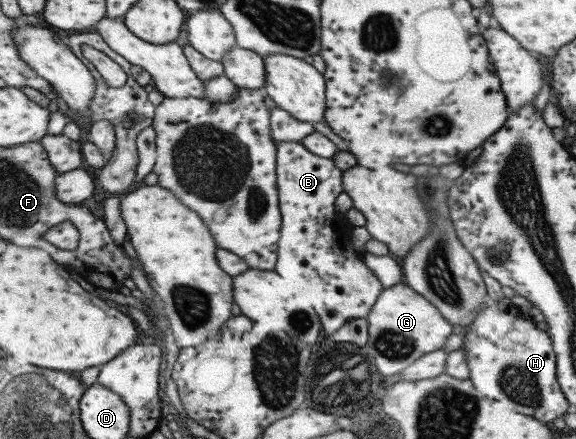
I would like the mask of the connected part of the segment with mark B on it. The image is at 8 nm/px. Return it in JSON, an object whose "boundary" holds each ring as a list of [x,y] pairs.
{"boundary":[[[282,141],[278,146],[278,187],[282,210],[282,237],[278,253],[278,265],[274,269],[287,281],[303,291],[314,304],[322,319],[322,327],[331,336],[352,319],[366,318],[375,305],[384,285],[364,259],[349,243],[350,236],[343,227],[345,215],[339,215],[335,201],[345,193],[341,185],[341,169],[332,158],[315,155],[302,142]]]}

